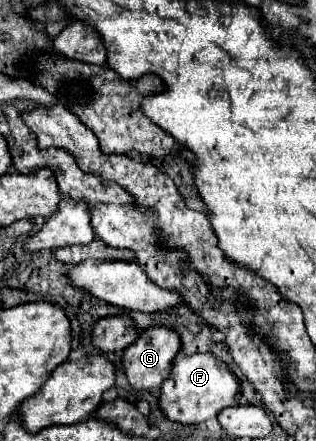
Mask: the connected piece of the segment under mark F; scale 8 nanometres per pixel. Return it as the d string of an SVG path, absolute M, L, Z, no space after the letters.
M178 354L174 360L172 376L162 384L160 408L164 414L180 424L200 424L208 418L218 416L220 410L234 406L240 394L240 384L226 362L218 360L214 354Z

